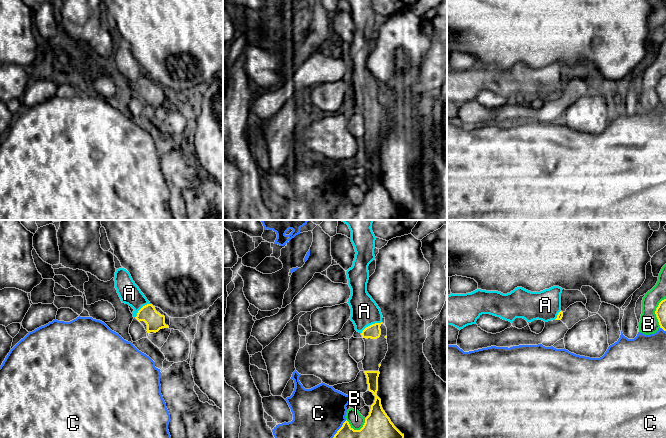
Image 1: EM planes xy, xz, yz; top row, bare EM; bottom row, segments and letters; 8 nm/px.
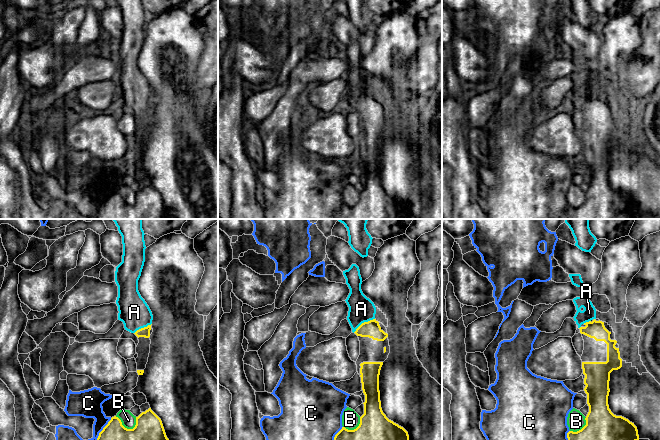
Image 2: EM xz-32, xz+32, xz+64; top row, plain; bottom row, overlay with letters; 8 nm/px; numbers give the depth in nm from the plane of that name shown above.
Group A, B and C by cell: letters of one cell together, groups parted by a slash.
A / B / C

